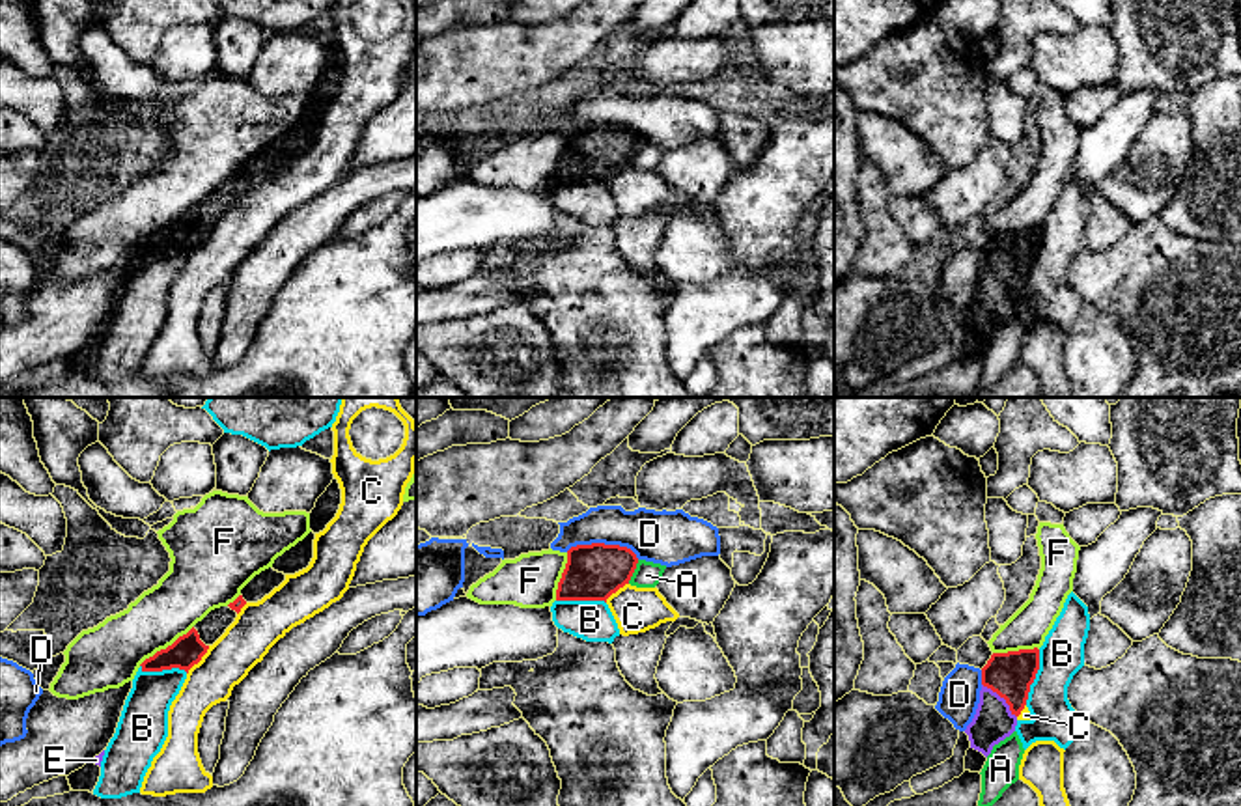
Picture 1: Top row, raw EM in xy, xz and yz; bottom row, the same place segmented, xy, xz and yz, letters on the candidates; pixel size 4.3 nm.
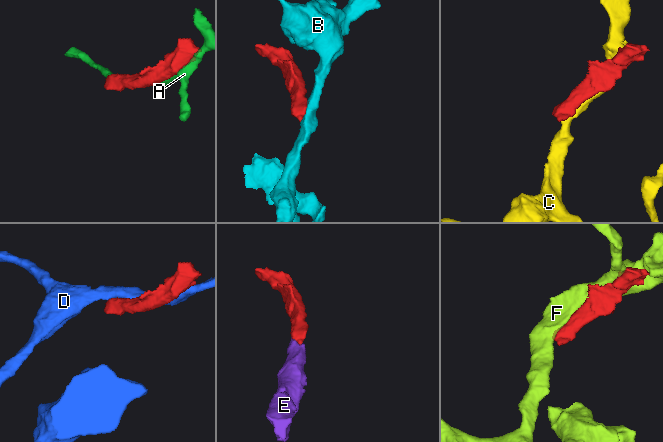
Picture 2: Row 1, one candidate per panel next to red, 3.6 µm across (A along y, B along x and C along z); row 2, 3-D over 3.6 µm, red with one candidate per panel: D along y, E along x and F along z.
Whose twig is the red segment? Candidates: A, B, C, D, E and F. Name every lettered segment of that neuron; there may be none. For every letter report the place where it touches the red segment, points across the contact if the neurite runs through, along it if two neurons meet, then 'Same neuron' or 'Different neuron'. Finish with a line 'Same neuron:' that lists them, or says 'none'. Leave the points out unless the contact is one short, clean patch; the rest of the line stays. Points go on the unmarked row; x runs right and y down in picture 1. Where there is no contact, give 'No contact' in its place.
A: Touches red at xz (633, 153). Different neuron
B: Touches red at yz (1034, 260). Boundary: yz (1040, 232), (1040, 250), (1025, 286). Different neuron
C: Touches red at xy (198, 243). Different neuron
D: Touches red at xz (603, 125). Different neuron
E: Touches red at yz (1003, 278). Path across: yz (1010, 256), (1003, 278), (993, 303). Same neuron
F: Touches red at xy (167, 230). Different neuron
Same neuron: E

